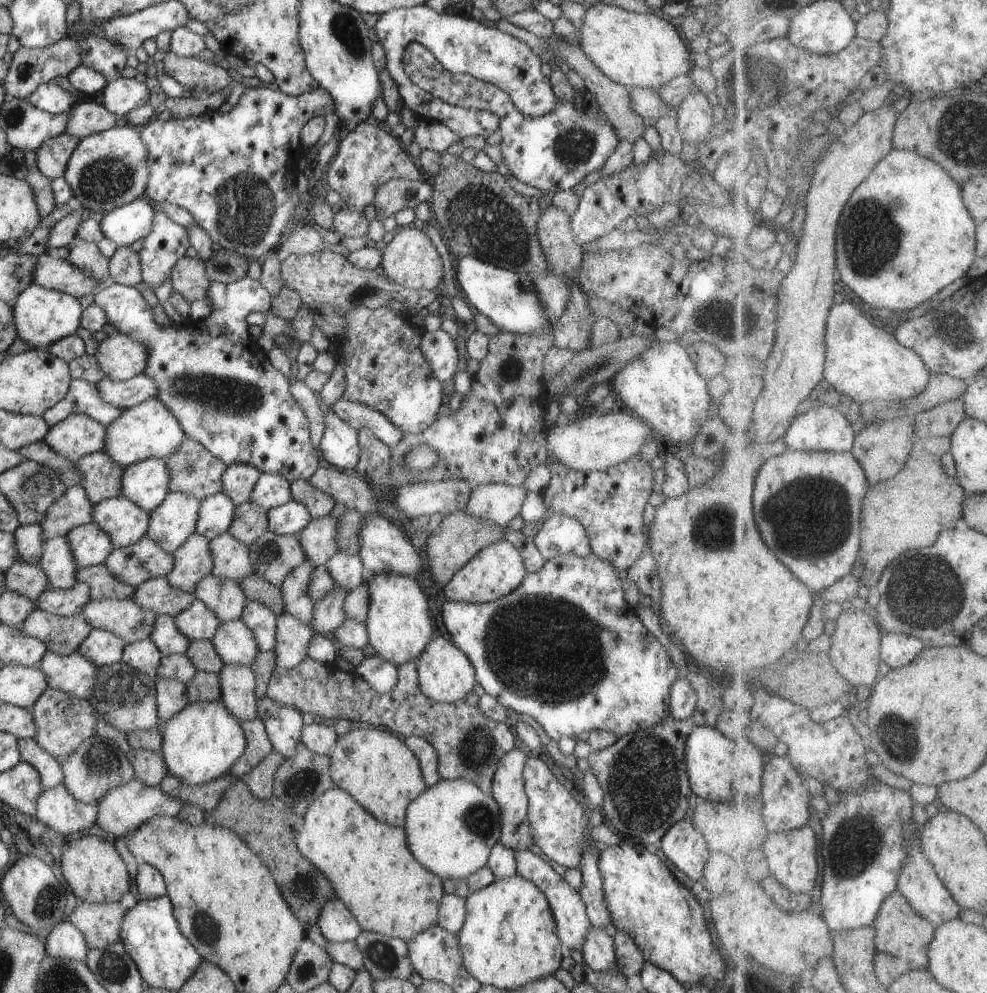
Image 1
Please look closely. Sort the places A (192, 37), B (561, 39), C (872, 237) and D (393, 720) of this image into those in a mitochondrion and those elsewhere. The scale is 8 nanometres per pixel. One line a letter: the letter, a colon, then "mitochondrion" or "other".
A: other
B: other
C: mitochondrion
D: other

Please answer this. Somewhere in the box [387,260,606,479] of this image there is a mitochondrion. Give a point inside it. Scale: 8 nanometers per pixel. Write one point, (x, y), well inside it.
(512, 368)

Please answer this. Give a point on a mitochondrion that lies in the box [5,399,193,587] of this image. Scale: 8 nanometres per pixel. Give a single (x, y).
(35, 487)

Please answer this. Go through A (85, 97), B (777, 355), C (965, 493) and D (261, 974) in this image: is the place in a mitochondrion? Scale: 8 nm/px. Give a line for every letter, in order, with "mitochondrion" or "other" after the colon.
A: other
B: other
C: other
D: other

